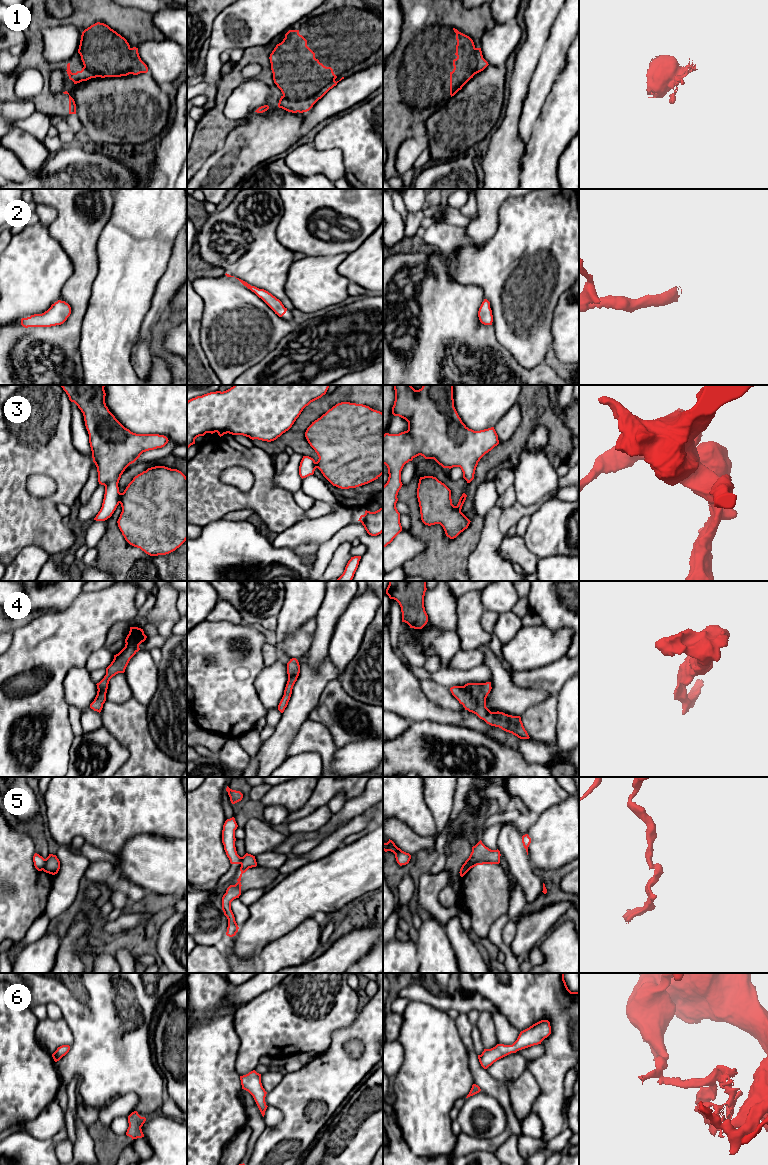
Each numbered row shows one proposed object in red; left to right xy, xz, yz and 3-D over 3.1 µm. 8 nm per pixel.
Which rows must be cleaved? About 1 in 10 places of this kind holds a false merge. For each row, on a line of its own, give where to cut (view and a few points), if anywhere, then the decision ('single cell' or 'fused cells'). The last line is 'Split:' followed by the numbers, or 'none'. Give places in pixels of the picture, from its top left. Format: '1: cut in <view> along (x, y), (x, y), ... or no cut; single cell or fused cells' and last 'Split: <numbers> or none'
1: no cut; single cell
2: no cut; single cell
3: cut in xy along (121, 493), (119, 502); fused cells
4: no cut; single cell
5: cut in xy along (45, 859), (45, 865), (42, 869); fused cells
6: no cut; single cell
Split: 3, 5

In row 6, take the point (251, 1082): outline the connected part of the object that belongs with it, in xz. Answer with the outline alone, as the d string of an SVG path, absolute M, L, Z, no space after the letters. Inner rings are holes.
M253 1070L246 1075L240 1076L240 1080L242 1089L248 1091L253 1096L262 1116L264 1117L268 1106L265 1102L267 1092L262 1086L261 1074Z

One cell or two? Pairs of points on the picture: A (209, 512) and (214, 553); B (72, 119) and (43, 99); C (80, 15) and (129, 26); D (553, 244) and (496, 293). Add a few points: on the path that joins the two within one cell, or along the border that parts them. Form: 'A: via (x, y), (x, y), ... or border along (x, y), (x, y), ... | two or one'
A: border along (222, 518), (211, 521), (202, 527) | two
B: border along (75, 113), (69, 113), (64, 116) | two
C: via (92, 15), (101, 23), (117, 26) | one
D: via (538, 255), (522, 271), (522, 275), (511, 286) | one

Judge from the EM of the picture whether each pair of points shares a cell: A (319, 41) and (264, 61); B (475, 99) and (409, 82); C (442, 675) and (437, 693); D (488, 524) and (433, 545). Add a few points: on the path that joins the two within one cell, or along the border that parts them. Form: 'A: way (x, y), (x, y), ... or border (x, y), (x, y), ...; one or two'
A: way (305, 55), (299, 61), (278, 61); one
B: border (472, 78), (444, 105), (437, 109); two
C: border (420, 680), (432, 679), (449, 688); two
D: border (484, 516), (480, 536), (474, 548); two

